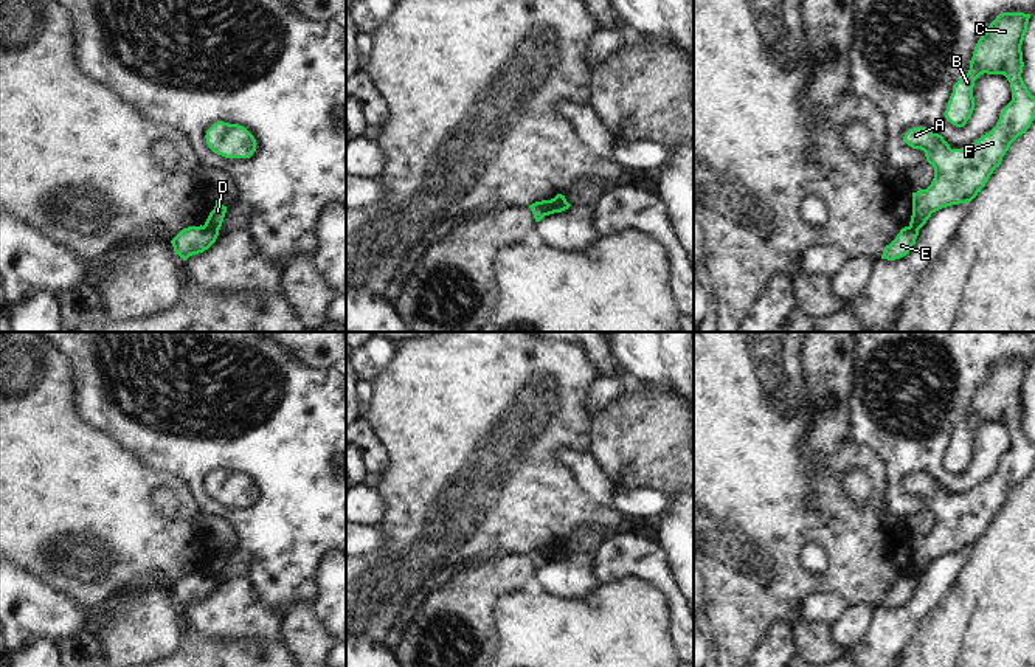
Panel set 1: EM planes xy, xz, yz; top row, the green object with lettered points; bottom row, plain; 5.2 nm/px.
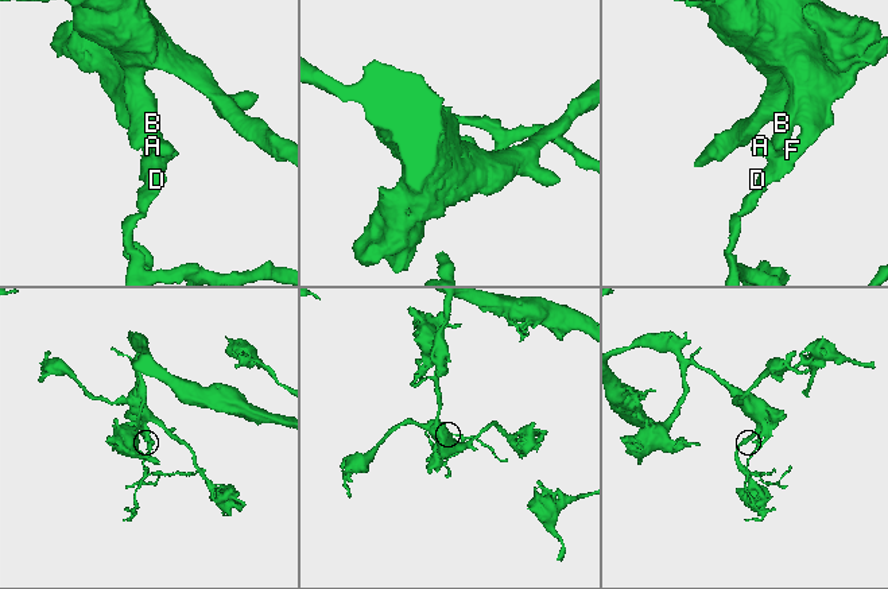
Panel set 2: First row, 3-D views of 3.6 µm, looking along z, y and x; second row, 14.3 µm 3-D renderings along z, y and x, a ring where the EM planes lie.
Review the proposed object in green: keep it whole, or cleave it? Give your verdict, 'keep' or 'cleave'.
cleave

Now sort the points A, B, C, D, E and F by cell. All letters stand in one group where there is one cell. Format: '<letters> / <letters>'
A B C D F / E

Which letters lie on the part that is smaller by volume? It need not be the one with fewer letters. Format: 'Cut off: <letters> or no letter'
Cut off: E

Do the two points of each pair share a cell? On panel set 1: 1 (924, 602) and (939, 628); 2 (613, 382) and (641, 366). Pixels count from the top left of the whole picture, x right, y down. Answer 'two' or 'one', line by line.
1: two
2: two

